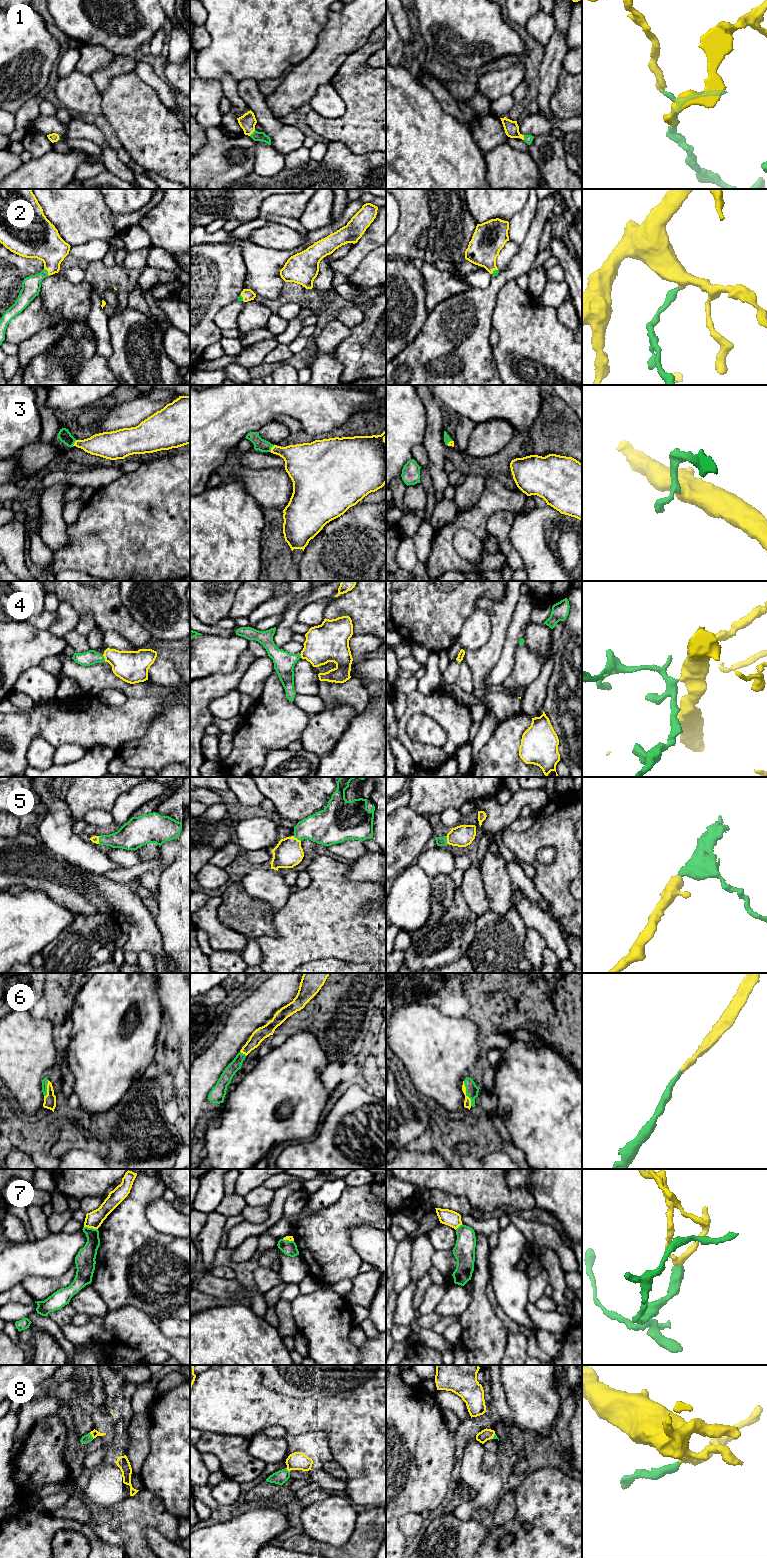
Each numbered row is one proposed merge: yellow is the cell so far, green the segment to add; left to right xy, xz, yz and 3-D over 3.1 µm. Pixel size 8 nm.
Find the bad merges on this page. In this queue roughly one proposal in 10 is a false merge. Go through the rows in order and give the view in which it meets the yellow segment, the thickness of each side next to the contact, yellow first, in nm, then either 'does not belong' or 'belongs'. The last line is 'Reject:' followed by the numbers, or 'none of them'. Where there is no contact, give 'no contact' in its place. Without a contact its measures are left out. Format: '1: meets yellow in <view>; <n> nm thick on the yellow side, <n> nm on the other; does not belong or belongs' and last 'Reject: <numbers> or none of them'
1: meets yellow in xz; 140 nm thick on the yellow side, 80 nm on the other; belongs
2: meets yellow in xy; 280 nm thick on the yellow side, 150 nm on the other; belongs
3: meets yellow in xz; 260 nm thick on the yellow side, 100 nm on the other; belongs
4: meets yellow in xy; 260 nm thick on the yellow side, 120 nm on the other; does not belong
5: meets yellow in yz; 170 nm thick on the yellow side, 80 nm on the other; belongs
6: meets yellow in yz; 60 nm thick on the yellow side, 100 nm on the other; belongs
7: meets yellow in xy; 140 nm thick on the yellow side, 150 nm on the other; does not belong
8: meets yellow in xy; 60 nm thick on the yellow side, 70 nm on the other; belongs
Reject: 4, 7

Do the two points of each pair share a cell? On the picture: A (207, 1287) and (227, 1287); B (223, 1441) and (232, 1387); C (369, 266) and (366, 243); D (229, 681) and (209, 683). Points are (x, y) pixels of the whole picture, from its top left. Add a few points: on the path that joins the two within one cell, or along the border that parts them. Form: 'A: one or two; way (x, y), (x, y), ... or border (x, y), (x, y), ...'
A: one; way (212, 1287), (222, 1287)
B: two; border (202, 1431), (230, 1433), (247, 1438)
C: two; border (375, 248), (359, 263), (353, 272)
D: one; way (224, 683), (214, 683)

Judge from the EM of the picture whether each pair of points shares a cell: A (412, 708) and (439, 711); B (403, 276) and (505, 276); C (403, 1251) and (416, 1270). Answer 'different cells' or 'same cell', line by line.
A: same cell
B: different cells
C: different cells

